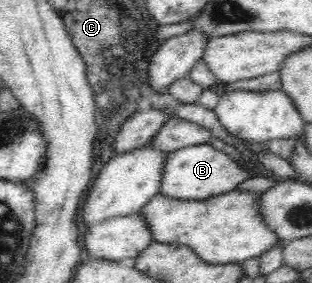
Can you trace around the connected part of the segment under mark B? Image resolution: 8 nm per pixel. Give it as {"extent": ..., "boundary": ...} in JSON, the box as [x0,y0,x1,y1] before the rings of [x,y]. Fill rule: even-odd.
{"extent":[158,143,255,201],"boundary":[[[210,143],[194,144],[166,153],[158,193],[178,200],[203,201],[218,194],[234,191],[242,180],[255,175],[245,164]]]}

